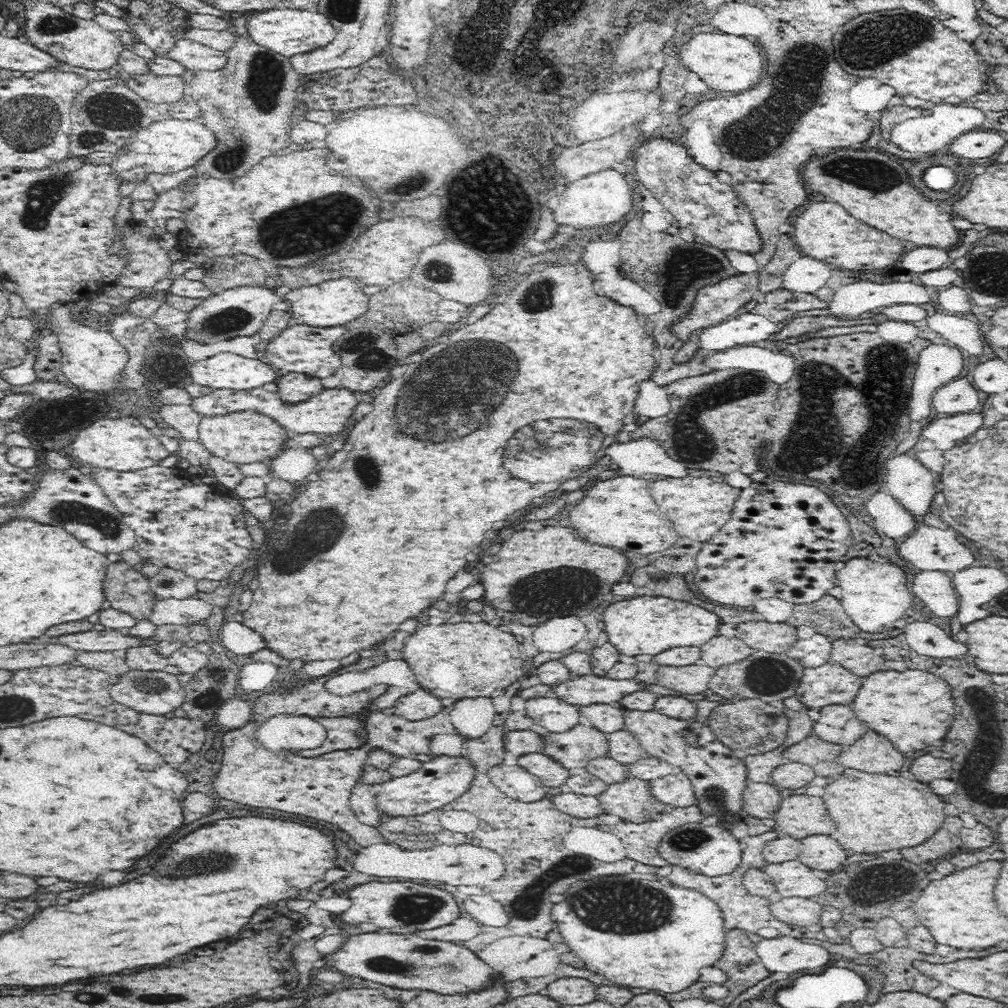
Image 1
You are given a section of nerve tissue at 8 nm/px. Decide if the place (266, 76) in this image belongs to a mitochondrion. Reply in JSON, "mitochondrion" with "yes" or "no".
{"mitochondrion":"yes"}

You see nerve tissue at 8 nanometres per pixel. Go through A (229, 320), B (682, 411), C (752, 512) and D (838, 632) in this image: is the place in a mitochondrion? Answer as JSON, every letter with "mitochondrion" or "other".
{"A":"mitochondrion","B":"mitochondrion","C":"other","D":"other"}

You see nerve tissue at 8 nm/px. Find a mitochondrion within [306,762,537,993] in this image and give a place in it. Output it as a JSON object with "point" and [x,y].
{"point":[424,954]}

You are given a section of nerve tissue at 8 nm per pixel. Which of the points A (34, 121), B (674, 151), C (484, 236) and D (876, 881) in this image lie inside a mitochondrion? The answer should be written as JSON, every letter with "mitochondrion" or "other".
{"A":"mitochondrion","B":"other","C":"mitochondrion","D":"mitochondrion"}

